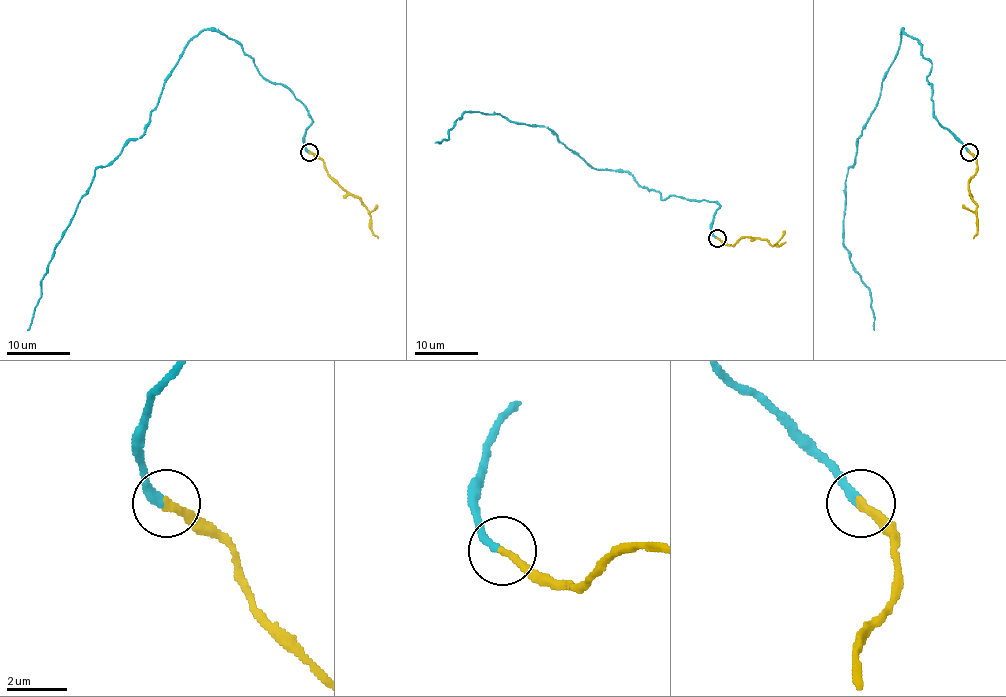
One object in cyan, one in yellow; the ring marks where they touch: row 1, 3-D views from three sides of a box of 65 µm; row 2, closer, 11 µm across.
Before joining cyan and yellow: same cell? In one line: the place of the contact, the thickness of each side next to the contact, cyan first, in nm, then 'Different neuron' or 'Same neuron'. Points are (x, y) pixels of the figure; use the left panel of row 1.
Place: (309, 152). Thickness 300 nm (cyan) against 280 nm. Same neuron

